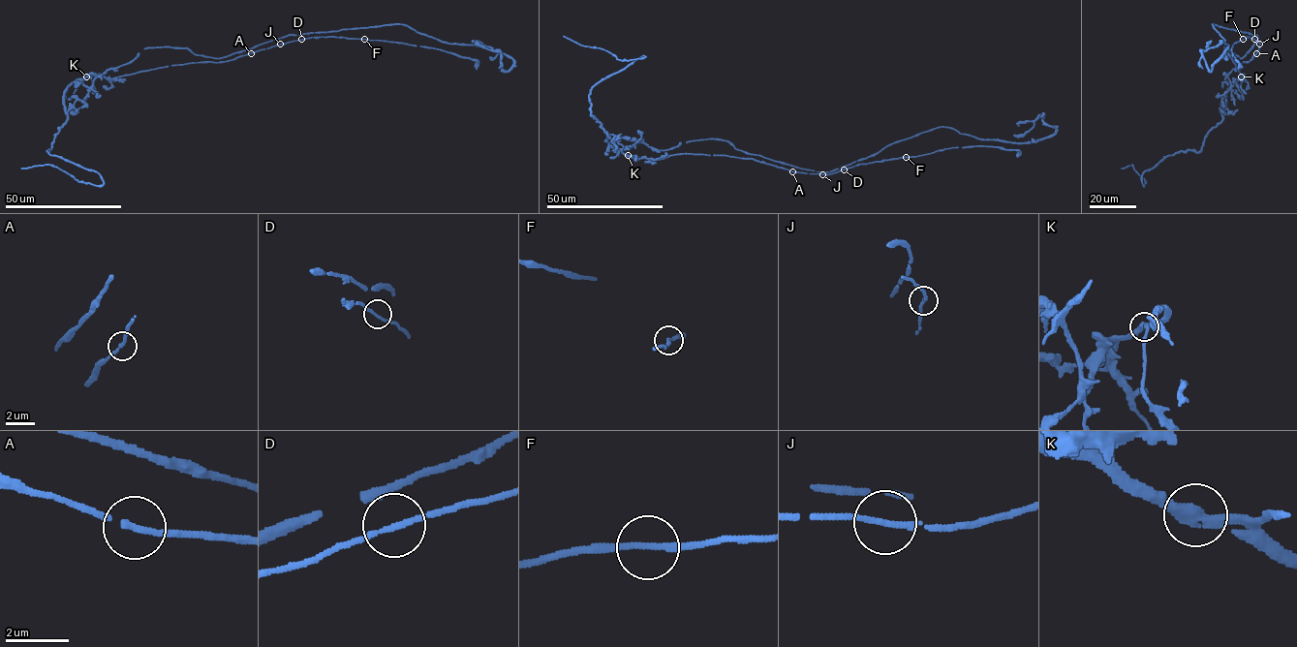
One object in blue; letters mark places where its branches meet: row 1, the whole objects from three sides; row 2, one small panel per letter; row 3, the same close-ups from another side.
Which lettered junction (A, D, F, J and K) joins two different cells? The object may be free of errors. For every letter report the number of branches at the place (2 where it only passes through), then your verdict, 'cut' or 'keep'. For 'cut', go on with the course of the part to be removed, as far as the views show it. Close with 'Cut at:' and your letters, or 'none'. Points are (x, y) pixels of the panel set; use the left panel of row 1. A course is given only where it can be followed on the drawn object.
A: 2 | keep
D: 2 | keep
F: 2 | keep
J: 2 | keep
K: 2 | keep
Cut at: none

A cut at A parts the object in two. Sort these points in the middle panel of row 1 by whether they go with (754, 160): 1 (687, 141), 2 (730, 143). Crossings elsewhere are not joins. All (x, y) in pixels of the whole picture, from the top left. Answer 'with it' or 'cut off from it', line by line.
1: cut off from it
2: cut off from it

